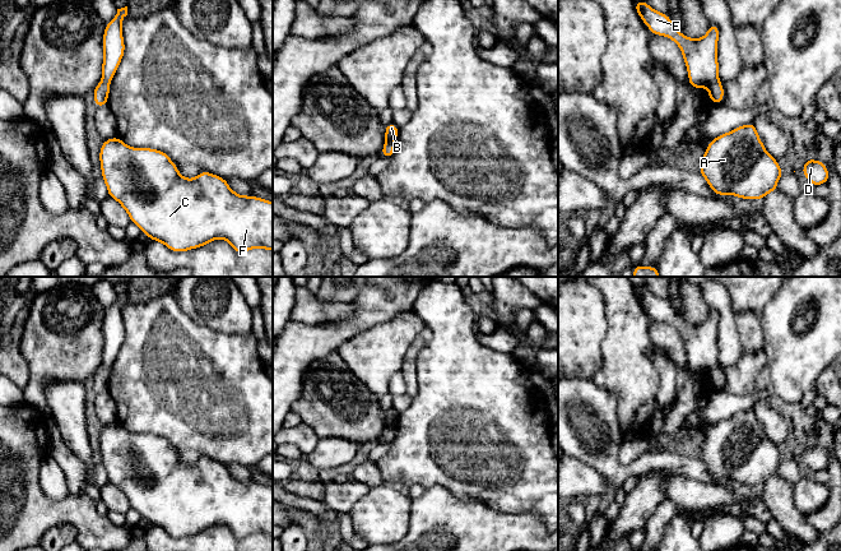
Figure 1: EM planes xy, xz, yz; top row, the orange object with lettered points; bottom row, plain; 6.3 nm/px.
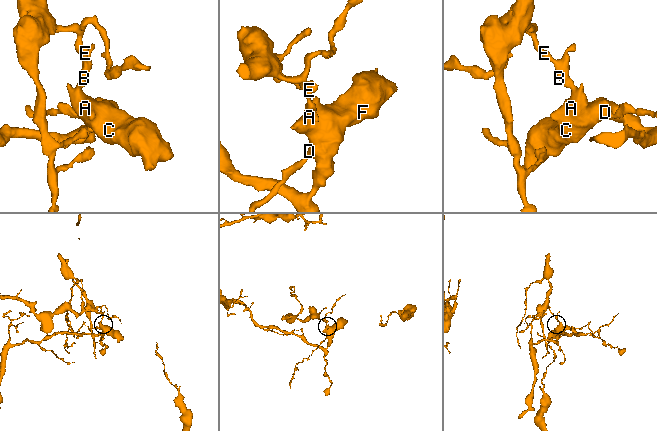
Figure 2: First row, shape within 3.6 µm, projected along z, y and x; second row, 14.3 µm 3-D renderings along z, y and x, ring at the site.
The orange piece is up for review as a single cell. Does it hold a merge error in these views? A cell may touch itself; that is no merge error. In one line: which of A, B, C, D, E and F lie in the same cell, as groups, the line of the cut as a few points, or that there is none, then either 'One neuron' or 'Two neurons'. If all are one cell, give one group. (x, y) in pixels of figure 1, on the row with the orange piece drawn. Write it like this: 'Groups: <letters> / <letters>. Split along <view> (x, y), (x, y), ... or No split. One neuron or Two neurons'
Groups: A C D F / B E. Split along yz (718, 78), (707, 87). Two neurons

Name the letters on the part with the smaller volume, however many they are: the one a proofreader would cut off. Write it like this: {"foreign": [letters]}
{"foreign": ["B", "E"]}

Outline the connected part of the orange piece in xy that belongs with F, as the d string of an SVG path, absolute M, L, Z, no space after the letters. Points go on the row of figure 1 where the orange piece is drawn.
M119 136L106 139L99 149L102 179L108 196L117 200L148 239L159 241L173 253L198 249L217 239L224 239L237 254L251 249L273 251L273 203L254 195L234 193L226 179L201 171L195 179L185 179L173 161L163 151L153 148L134 148Z

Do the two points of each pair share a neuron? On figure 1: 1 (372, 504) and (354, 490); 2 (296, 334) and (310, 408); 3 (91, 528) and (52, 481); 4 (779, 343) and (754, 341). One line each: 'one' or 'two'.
1: two
2: two
3: two
4: two

